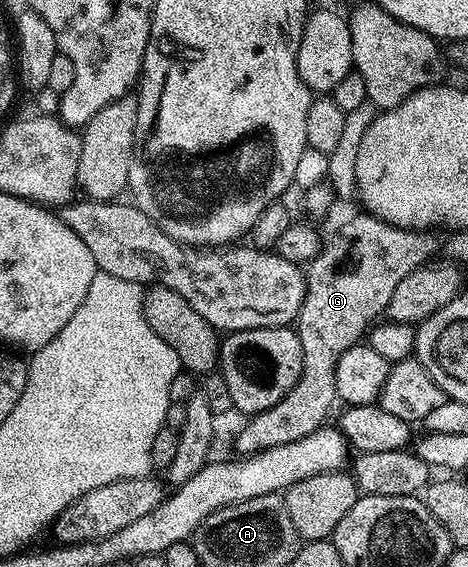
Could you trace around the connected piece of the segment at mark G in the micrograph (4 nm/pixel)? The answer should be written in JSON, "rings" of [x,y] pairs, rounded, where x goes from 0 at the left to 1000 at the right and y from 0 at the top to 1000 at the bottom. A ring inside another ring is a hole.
{"rings":[[[782,374],[752,383],[703,416],[652,481],[652,526],[632,566],[645,619],[641,667],[590,716],[528,739],[534,743],[509,762],[511,799],[607,787],[607,780],[650,772],[699,746],[697,732],[718,713],[718,646],[726,631],[823,552],[855,497],[917,460],[936,434],[921,416],[906,406],[838,400]]]}

